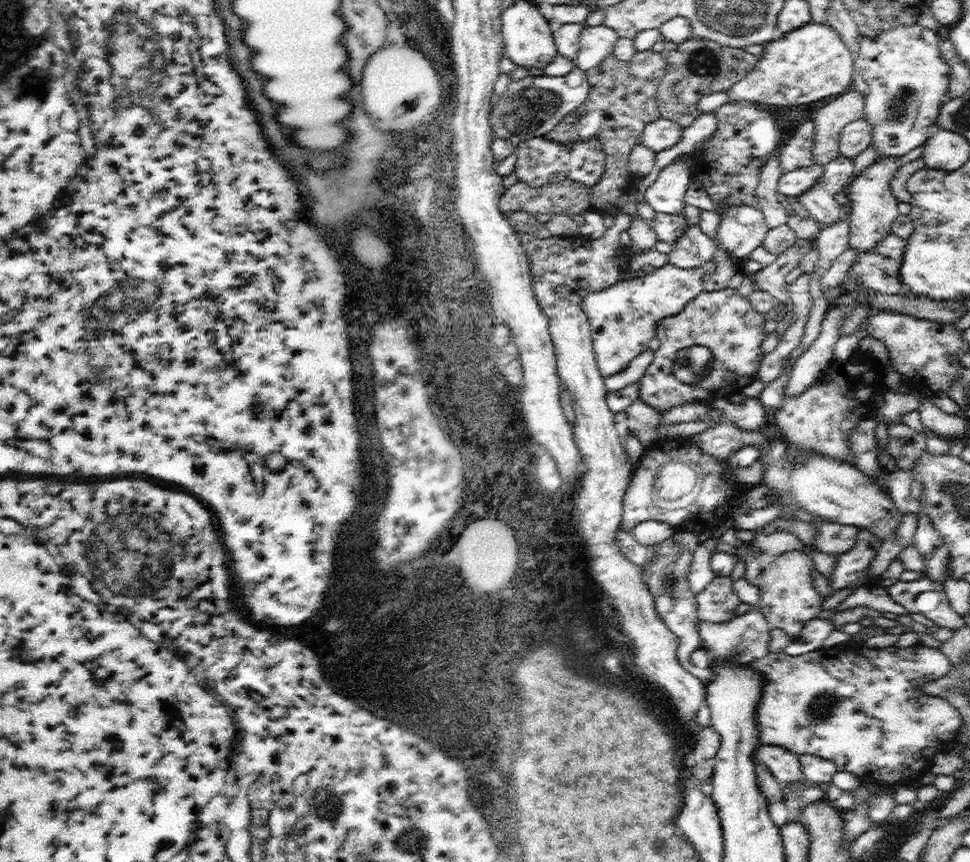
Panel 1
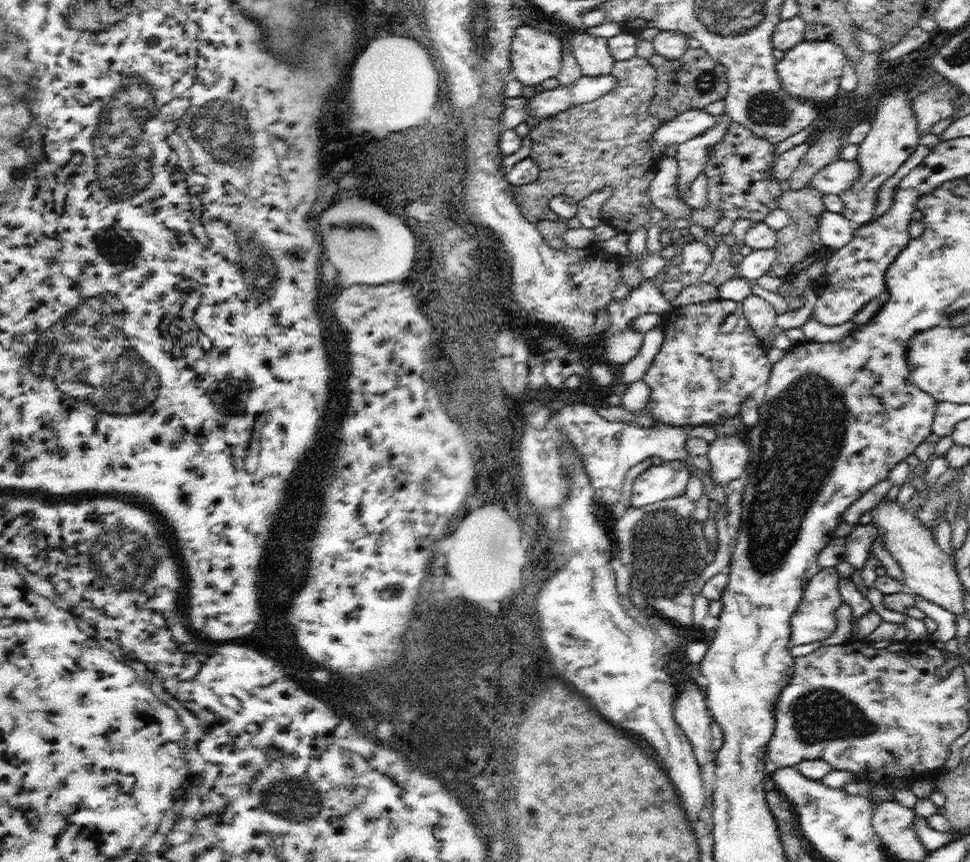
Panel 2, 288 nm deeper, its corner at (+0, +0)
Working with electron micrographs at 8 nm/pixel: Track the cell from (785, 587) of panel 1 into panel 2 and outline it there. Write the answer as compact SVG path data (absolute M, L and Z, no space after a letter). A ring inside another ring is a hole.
M833 568L819 570L803 588L803 598L797 604L797 610L789 618L791 624L791 644L793 646L805 646L811 642L823 642L829 638L829 634L835 630L835 618L833 612L843 604L839 596L839 574Z

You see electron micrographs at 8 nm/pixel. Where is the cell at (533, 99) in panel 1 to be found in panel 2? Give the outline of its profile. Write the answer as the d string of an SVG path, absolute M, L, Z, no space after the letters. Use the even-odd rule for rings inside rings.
M581 76L573 86L541 90L527 100L527 118L553 118L559 112L589 104L613 90L611 76Z

